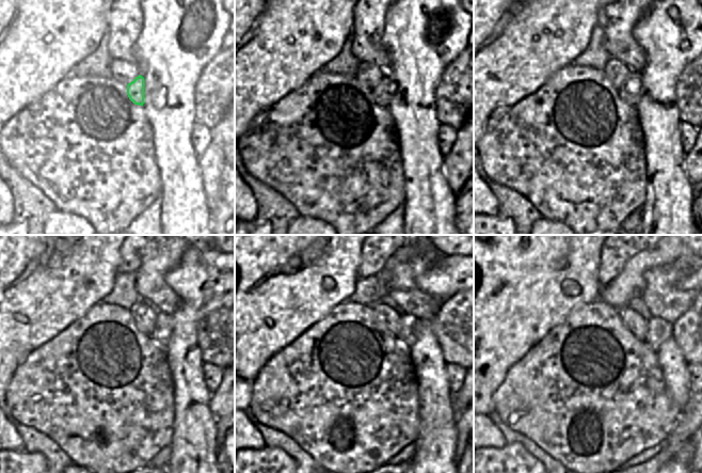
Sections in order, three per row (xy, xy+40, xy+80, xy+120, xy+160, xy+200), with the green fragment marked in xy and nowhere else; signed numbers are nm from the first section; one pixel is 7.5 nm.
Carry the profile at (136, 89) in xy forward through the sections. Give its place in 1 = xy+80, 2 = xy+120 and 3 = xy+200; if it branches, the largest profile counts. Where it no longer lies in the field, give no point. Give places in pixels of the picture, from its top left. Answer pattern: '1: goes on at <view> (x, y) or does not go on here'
1: goes on at xy+80 (631, 92)
2: goes on at xy+120 (162, 329)
3: goes on at xy+200 (658, 330)

